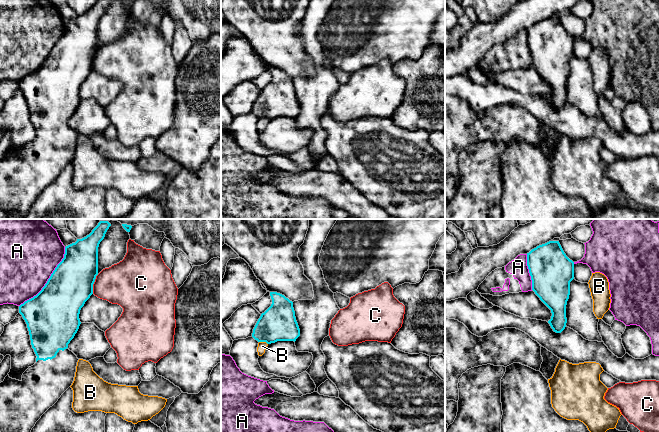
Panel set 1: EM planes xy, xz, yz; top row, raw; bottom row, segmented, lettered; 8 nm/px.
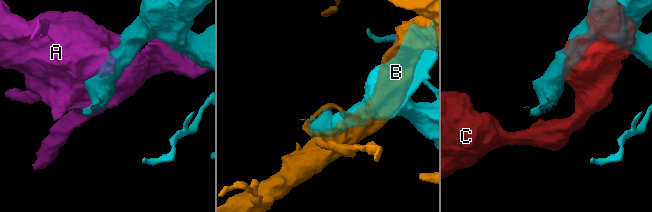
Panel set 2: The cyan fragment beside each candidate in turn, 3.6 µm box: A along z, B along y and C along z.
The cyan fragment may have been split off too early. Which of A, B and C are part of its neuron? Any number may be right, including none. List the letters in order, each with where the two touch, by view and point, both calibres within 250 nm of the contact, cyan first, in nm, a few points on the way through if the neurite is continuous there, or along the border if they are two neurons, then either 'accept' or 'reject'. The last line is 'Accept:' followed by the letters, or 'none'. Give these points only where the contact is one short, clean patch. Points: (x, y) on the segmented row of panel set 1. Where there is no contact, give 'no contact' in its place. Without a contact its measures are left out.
A: xy (48, 279) | 380/460 nm | reject
B: xz (263, 341) | 280/80 nm | reject
C: xy (93, 283) | 360/340 nm | reject
Accept: none

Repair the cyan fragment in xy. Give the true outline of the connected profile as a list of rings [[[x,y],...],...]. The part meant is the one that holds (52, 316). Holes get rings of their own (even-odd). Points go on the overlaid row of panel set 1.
[[[100,221],[89,235],[66,246],[64,258],[42,290],[19,306],[37,358],[21,381],[7,375],[0,383],[0,432],[31,432],[41,416],[72,385],[79,359],[68,349],[68,344],[81,324],[80,310],[93,294],[98,275],[98,247],[110,226],[108,221]]]

